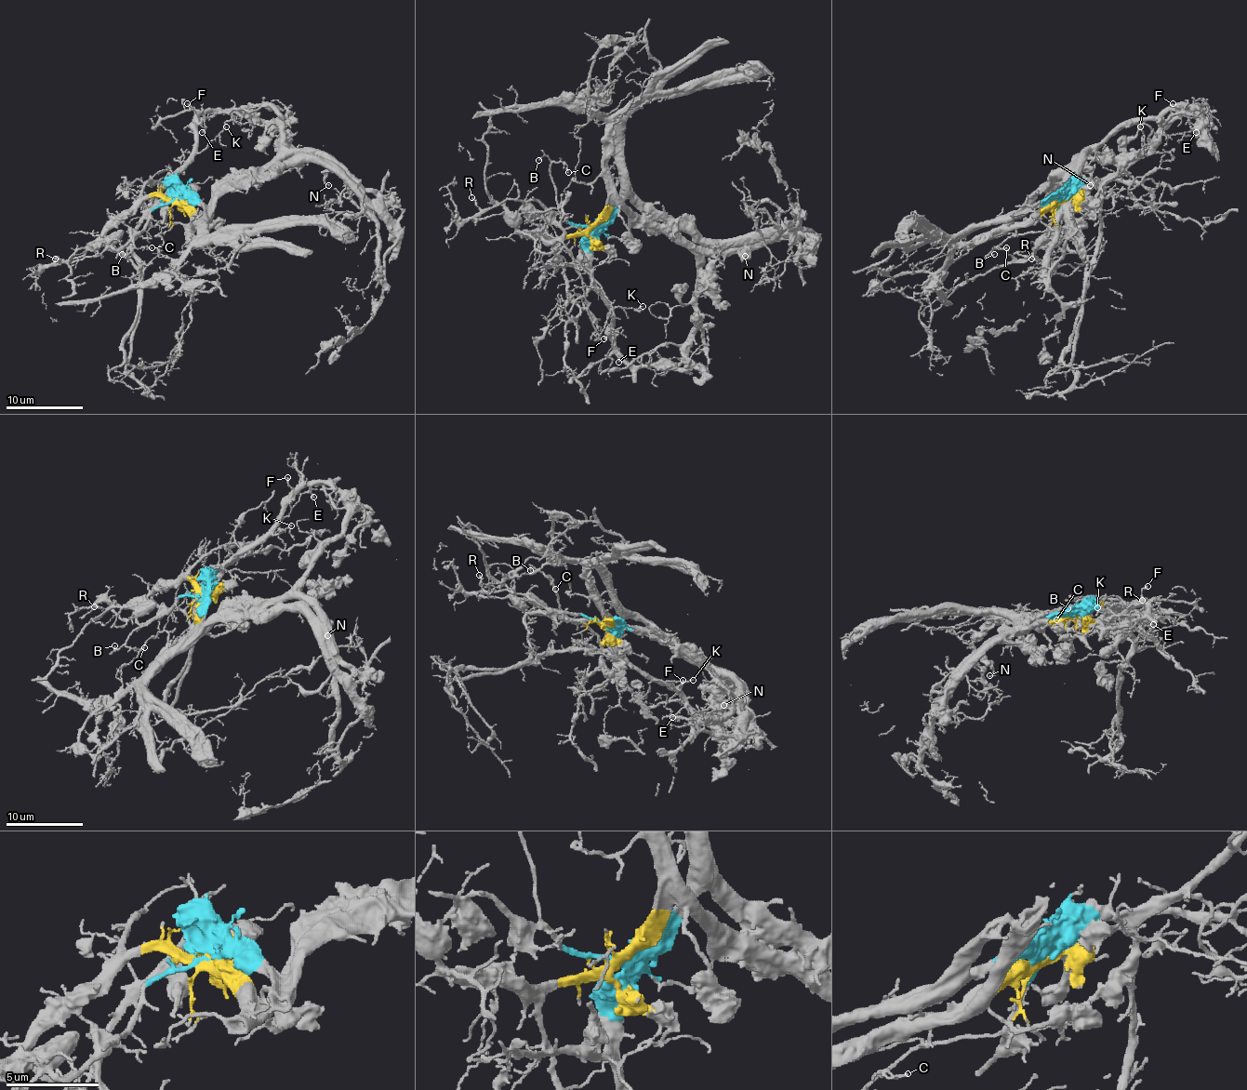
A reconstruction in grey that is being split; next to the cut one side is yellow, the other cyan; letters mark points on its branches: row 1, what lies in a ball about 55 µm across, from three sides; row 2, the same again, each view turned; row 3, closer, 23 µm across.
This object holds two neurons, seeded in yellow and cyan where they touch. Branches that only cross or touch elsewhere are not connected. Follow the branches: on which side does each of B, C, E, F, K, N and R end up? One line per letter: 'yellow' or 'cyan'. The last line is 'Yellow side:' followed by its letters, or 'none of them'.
B: cyan
C: cyan
E: cyan
F: cyan
K: cyan
N: cyan
R: cyan
Yellow side: none of them

